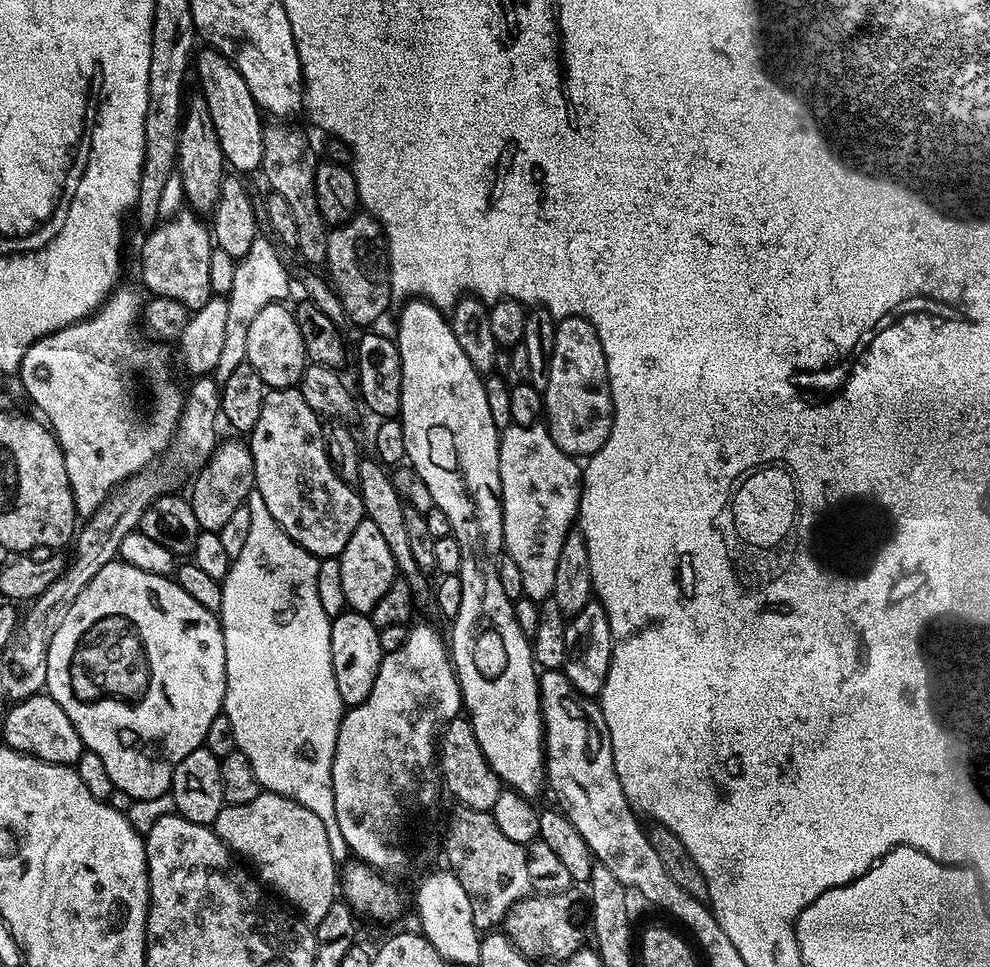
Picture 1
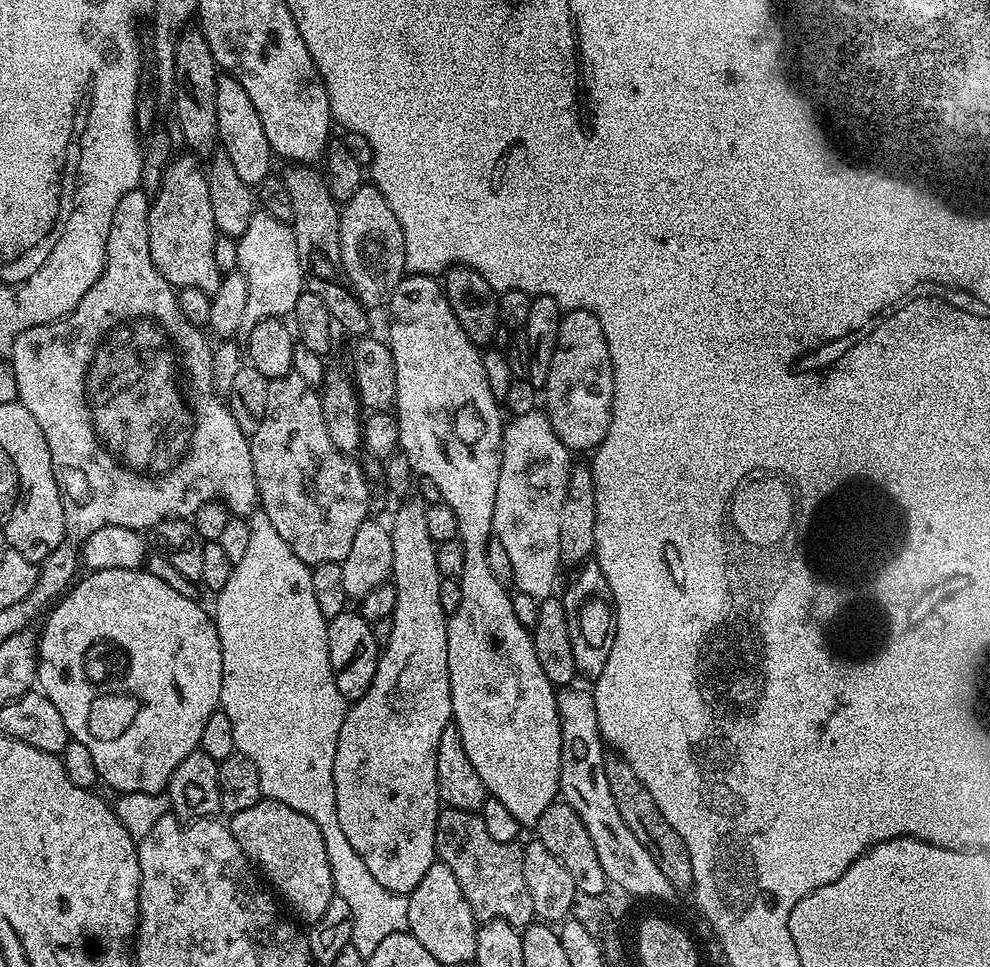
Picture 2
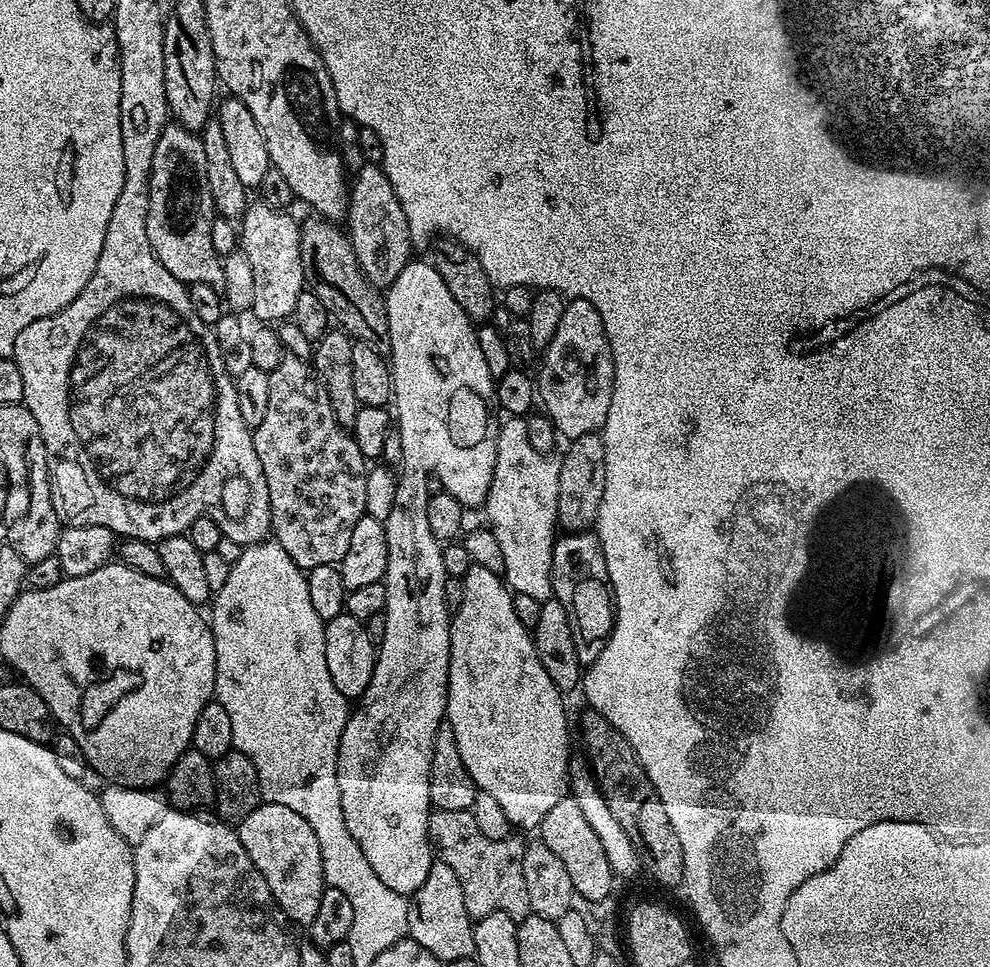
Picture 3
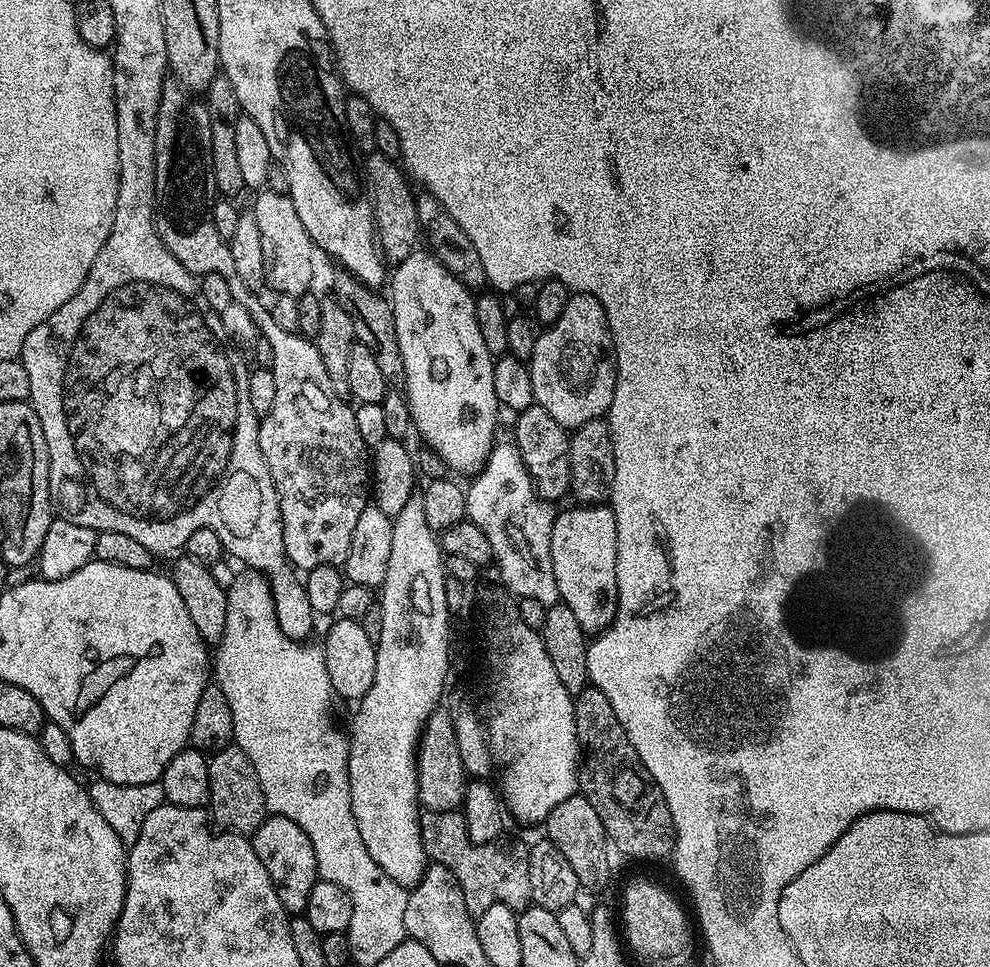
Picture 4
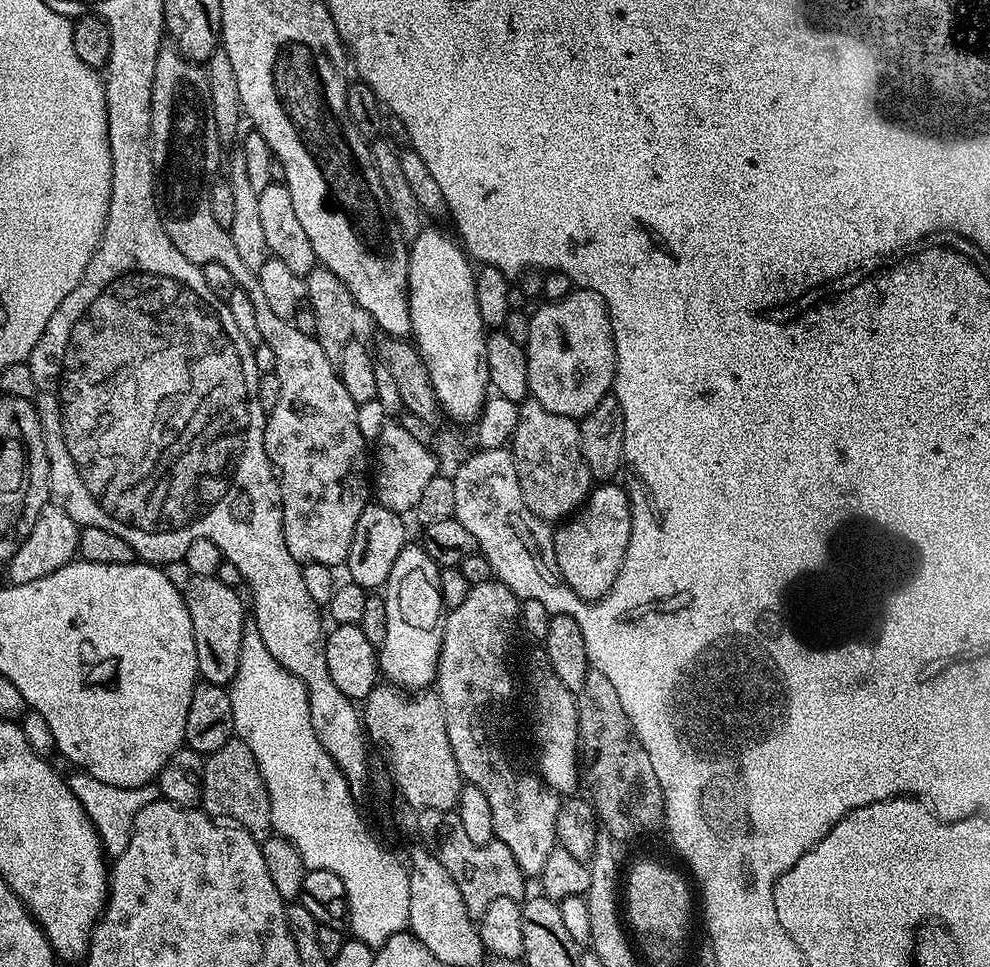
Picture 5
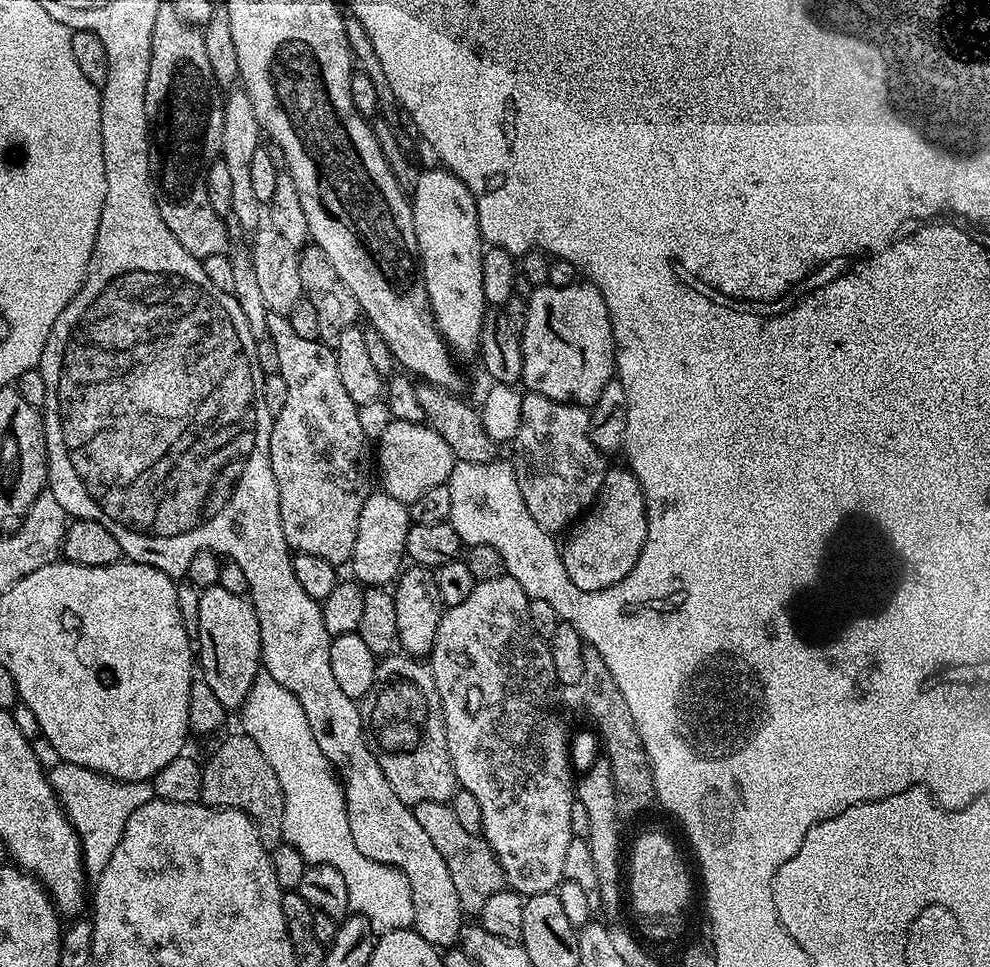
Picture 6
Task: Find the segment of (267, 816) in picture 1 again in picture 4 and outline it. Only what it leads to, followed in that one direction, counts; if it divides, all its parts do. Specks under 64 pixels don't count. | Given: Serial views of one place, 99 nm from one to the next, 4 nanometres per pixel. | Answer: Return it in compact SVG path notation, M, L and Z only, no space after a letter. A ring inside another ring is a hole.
M269 815L262 822L262 826L258 826L258 830L251 833L250 839L254 846L254 854L258 854L262 866L266 866L266 874L270 874L278 890L278 898L284 911L289 914L303 913L310 898L311 888L318 879L314 846L310 846L306 830L302 830L298 822L290 822L290 818Z

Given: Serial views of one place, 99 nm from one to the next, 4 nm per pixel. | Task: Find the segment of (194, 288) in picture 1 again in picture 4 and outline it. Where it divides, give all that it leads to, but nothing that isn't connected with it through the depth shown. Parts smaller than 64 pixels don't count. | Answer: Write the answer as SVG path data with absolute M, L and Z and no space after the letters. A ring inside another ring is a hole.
M178 82L165 83L158 106L158 126L156 127L156 229L170 254L186 266L192 275L203 278L208 274L220 274L230 286L234 298L245 295L246 289L238 270L234 266L234 254L230 254L228 241L214 230L212 207L216 205L218 193L212 177L212 155L210 154L210 114L203 99L197 98Z

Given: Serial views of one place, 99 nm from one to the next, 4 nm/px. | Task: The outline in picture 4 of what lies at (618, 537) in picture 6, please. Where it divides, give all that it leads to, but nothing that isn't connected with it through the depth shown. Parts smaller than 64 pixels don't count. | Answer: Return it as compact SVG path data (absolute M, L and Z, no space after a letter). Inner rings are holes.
M580 504L568 508L565 512L557 511L553 522L553 533L550 534L550 555L553 562L554 581L560 591L559 599L570 608L578 618L578 623L586 634L599 634L612 625L616 616L618 586L616 585L616 523L611 507L603 504Z

